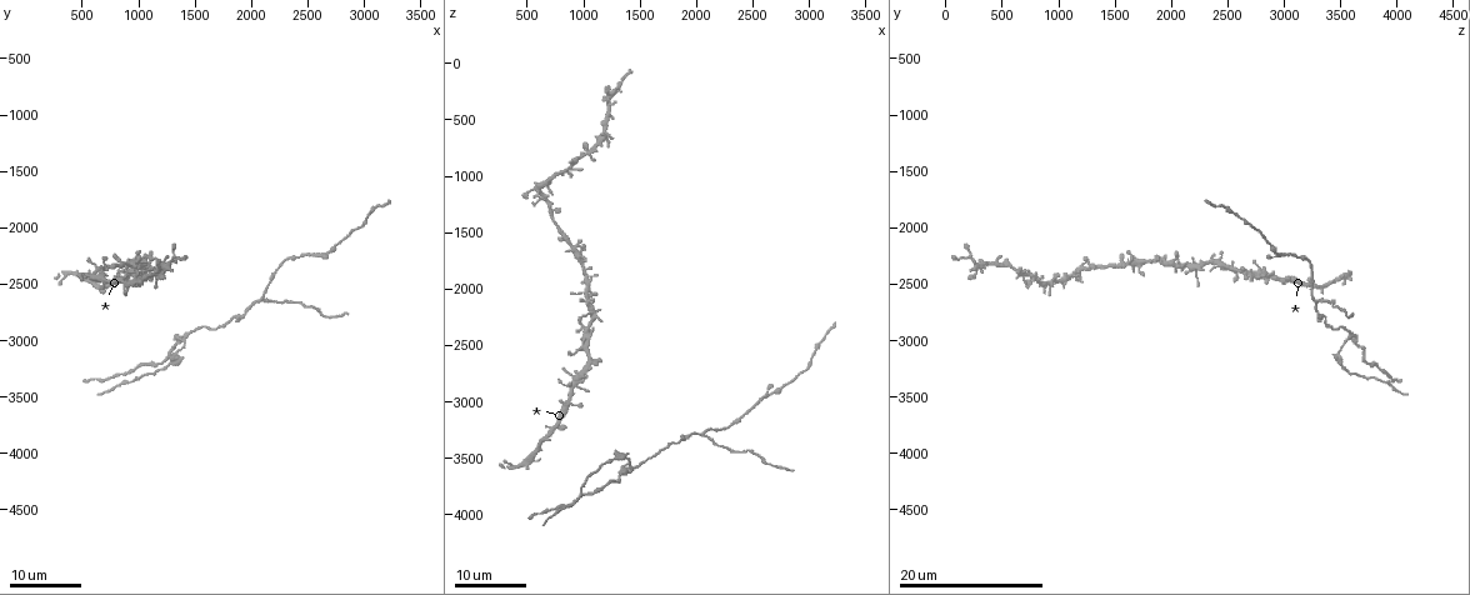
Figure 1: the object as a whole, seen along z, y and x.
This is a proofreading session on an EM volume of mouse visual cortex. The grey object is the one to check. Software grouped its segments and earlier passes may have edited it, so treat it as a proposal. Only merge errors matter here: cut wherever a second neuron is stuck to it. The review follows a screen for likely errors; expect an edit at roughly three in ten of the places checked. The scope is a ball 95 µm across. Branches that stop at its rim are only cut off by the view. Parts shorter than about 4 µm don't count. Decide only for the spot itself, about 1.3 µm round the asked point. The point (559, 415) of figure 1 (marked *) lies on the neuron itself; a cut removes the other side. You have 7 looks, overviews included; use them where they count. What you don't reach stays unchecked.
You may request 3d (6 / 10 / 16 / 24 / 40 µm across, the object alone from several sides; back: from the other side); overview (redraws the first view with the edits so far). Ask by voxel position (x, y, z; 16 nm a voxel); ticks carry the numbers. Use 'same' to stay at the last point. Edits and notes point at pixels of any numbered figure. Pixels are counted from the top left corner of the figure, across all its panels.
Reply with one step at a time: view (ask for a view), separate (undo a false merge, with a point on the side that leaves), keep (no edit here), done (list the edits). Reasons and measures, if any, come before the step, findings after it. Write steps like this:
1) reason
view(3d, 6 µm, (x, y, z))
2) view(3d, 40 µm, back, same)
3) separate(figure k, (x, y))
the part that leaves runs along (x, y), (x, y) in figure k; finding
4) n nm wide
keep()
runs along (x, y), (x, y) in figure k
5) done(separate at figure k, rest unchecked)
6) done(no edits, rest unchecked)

view(3d, 24 µm, (1400, 3020, 3540))

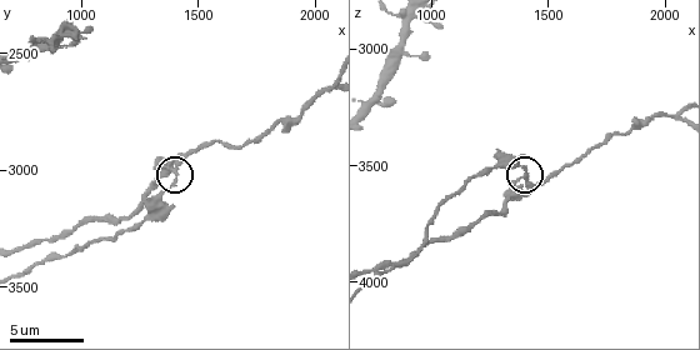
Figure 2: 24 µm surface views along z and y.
view(3d, 10 µm, (1400, 3000, 3550))

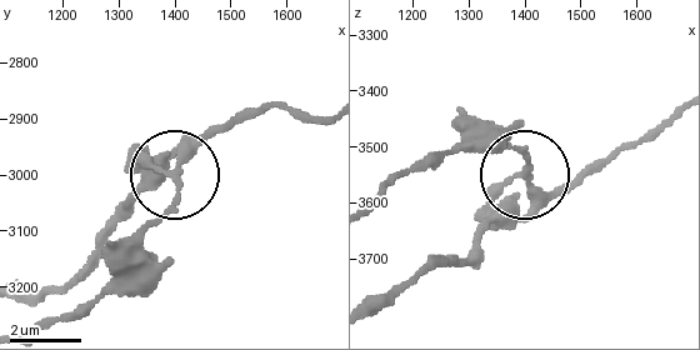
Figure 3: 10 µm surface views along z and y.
side arm 21 µm
keep()
continuous, no second neuron

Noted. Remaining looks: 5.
a narrow waist
view(3d, 16 µm, (2700, 2200, 2940))

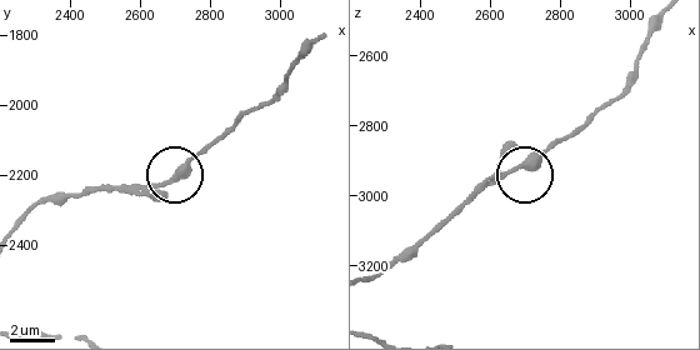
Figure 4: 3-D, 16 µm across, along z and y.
view(3d, 6 µm, (2680, 2220, 2920))

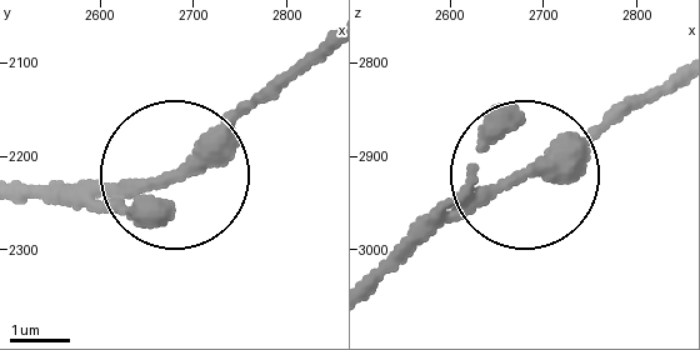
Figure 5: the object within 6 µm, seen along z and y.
keep()
continuous, no second neuron

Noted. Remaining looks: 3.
three-way junction
view(3d, 6 µm, (2060, 2650, 3280))

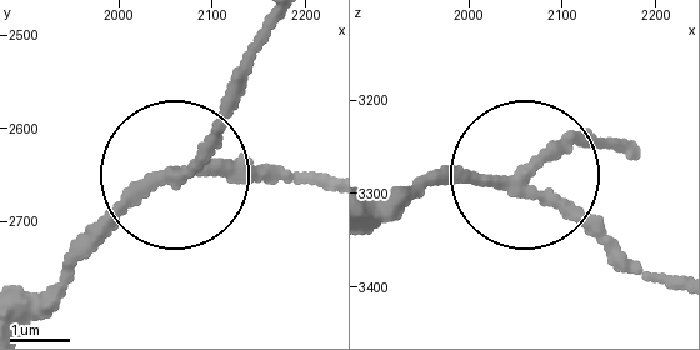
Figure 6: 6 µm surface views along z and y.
3 arms
separate(figure 6, (556, 203))
the part that leaves runs along (490, 176), (560, 196), (635, 266), (679, 281) in figure 6; two neurons meet here

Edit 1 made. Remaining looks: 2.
done(separate at figure 6, rest unchecked)

